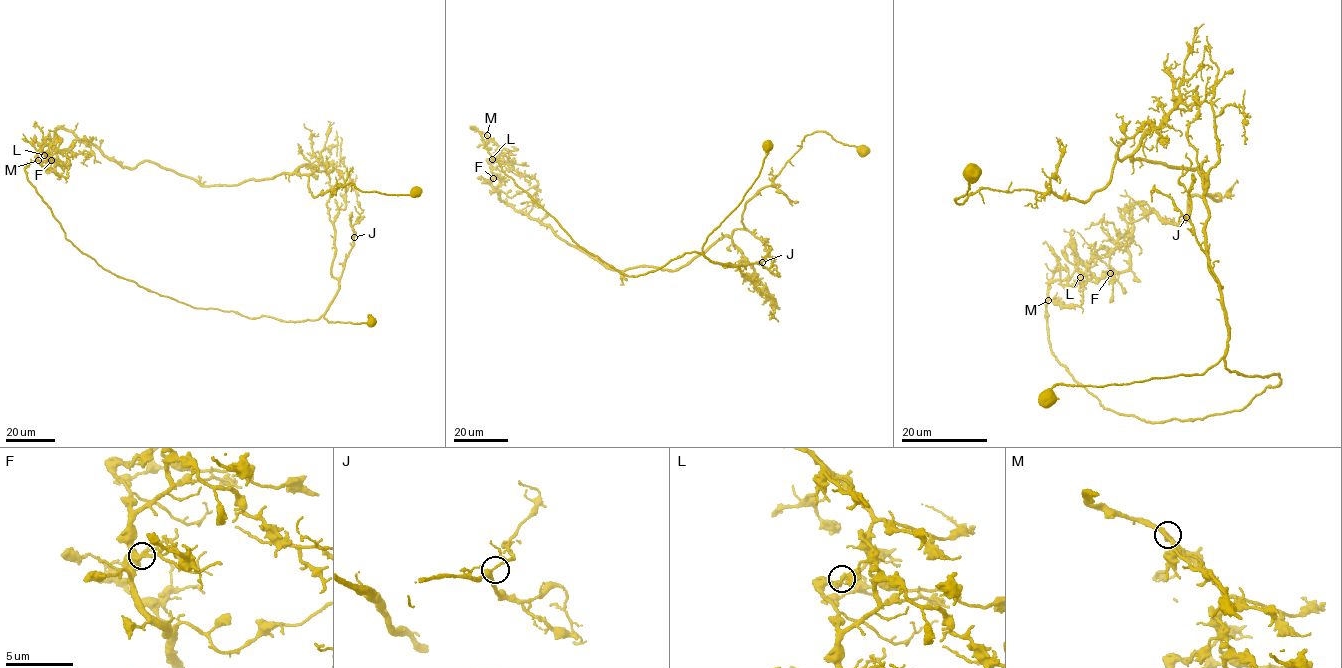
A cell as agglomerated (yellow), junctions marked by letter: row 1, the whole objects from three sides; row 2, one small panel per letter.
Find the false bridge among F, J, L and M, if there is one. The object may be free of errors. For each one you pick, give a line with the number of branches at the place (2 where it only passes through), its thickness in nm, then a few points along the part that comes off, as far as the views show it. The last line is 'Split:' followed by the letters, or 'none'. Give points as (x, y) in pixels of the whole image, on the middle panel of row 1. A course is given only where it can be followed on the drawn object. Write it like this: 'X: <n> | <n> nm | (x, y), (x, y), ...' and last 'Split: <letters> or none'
L: 2 | 150 nm | (492, 159), (497, 145), (470, 125), (571, 238), (621, 273), (643, 275), (701, 253), (736, 265), (779, 308)
Split: L

